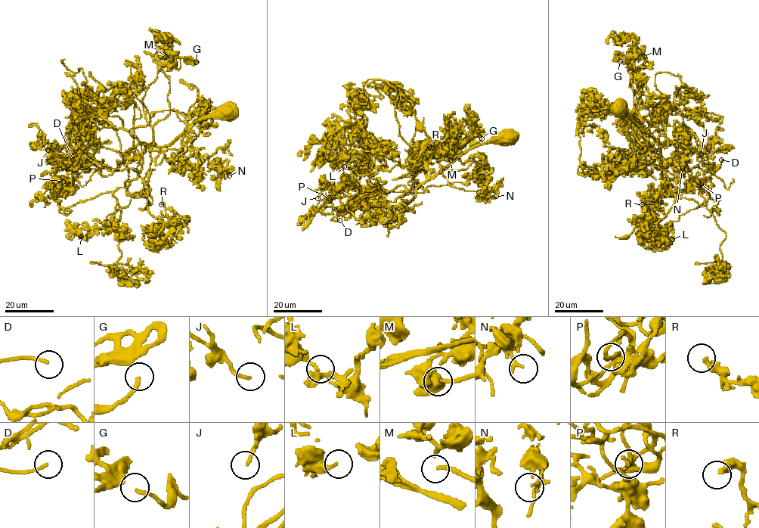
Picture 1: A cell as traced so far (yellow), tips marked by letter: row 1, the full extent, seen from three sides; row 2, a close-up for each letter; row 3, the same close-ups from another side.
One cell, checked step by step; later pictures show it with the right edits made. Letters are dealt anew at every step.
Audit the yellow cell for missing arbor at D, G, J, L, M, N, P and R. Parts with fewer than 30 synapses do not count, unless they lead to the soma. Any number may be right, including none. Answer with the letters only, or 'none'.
none

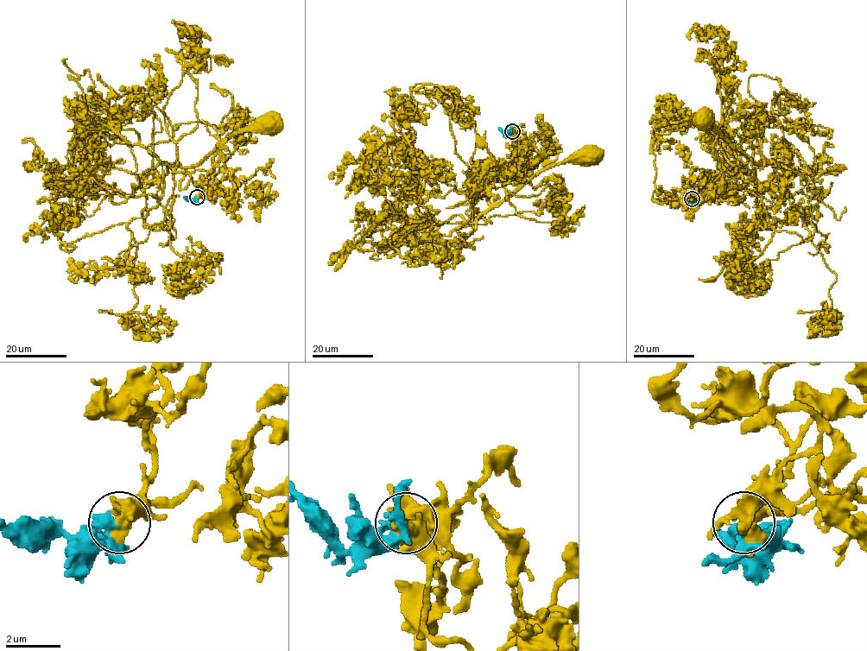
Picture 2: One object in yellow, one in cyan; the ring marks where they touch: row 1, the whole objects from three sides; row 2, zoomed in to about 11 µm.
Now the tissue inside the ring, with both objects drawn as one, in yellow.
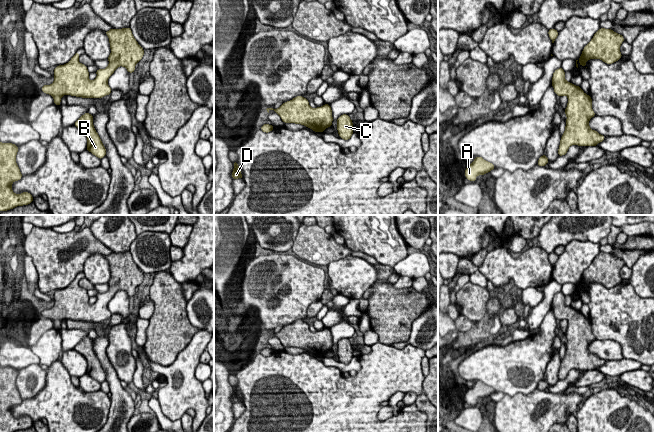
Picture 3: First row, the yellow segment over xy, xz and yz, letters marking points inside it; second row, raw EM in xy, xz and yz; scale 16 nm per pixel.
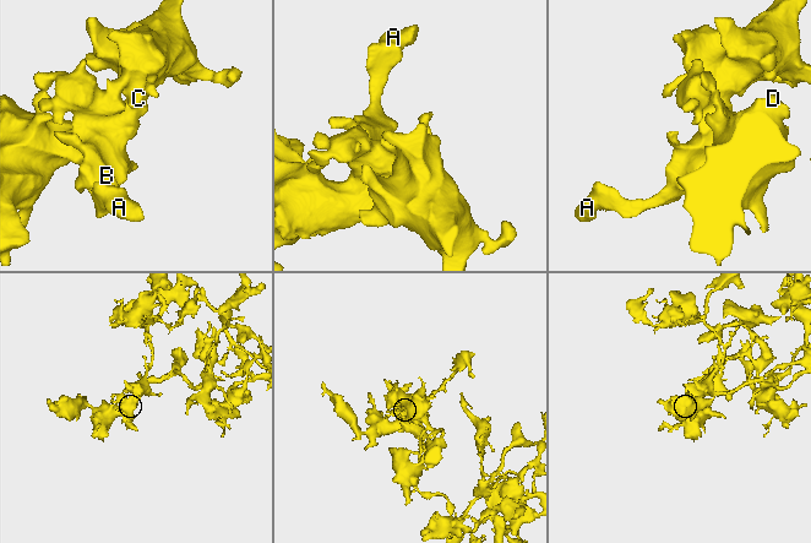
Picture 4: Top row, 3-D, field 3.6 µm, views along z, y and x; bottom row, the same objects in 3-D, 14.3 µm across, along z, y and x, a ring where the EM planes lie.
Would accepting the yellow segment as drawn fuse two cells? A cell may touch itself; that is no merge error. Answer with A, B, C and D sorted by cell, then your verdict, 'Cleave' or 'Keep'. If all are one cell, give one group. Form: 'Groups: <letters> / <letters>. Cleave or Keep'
Groups: A B C D. Keep

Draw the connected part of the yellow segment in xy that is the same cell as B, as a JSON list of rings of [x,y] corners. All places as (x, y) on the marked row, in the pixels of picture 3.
[[[88,112],[85,113],[74,123],[74,125],[86,134],[86,149],[99,159],[104,158],[106,155],[106,149],[94,128],[93,115]]]

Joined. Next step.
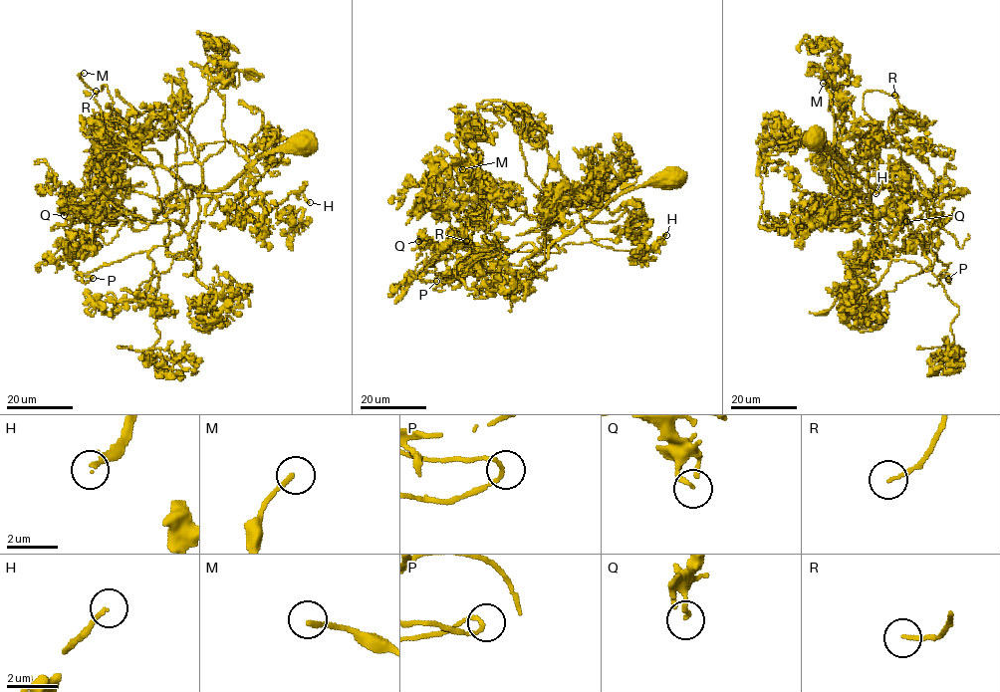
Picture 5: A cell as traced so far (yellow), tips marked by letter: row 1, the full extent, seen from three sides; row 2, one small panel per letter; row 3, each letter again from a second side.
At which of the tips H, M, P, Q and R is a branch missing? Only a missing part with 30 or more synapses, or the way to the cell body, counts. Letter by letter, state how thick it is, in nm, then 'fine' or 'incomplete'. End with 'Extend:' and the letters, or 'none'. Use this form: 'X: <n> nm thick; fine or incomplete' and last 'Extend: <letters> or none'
H: 150 nm thick; fine
M: 180 nm thick; incomplete
P: 130 nm thick; fine
Q: 160 nm thick; fine
R: 130 nm thick; incomplete
Extend: M, R

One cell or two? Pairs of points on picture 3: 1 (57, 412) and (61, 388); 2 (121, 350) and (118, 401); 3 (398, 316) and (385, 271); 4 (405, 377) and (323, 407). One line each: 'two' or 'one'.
1: one
2: two
3: one
4: one

